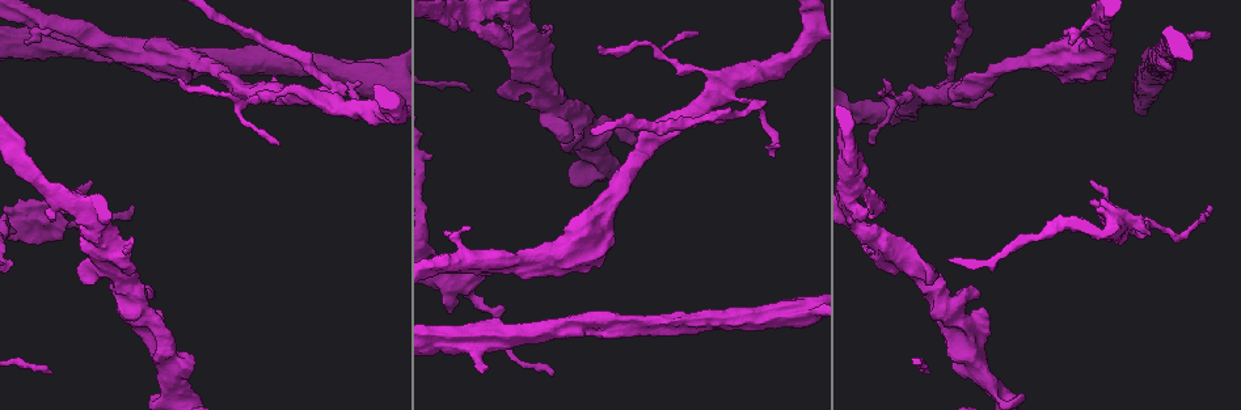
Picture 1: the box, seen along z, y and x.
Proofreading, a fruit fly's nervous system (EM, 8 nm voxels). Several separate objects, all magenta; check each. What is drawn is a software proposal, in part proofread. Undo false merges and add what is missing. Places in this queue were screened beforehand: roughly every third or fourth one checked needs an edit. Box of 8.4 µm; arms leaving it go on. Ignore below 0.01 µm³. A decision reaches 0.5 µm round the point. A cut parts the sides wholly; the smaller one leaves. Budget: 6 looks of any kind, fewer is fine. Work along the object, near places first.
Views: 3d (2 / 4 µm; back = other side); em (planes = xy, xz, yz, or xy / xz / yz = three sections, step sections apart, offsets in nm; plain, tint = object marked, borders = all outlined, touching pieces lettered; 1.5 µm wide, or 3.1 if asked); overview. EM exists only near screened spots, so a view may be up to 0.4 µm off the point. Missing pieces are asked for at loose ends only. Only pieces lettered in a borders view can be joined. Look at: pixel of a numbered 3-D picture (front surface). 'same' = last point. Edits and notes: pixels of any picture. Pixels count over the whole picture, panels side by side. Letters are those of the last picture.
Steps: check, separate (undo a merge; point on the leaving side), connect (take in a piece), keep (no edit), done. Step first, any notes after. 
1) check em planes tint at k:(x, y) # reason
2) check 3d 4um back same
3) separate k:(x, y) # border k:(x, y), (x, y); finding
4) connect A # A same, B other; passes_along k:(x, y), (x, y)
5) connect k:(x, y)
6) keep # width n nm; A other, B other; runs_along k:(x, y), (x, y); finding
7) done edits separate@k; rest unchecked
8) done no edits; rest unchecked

check 3d 2um at 1:(27, 40) # an open end

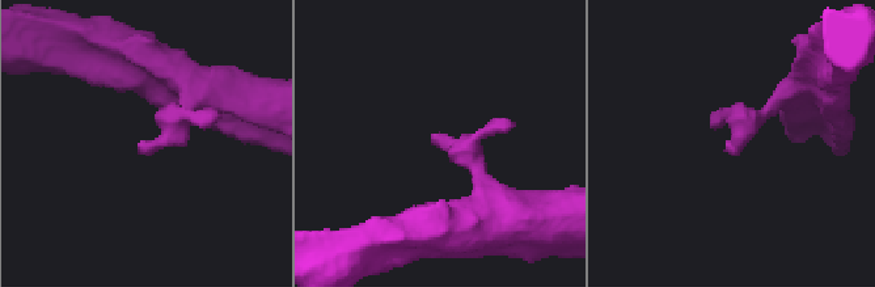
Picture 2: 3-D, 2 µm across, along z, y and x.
check em xy step 8 borders at 2:(140, 145) # need the tissue

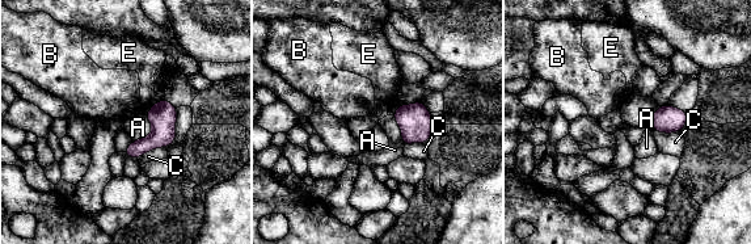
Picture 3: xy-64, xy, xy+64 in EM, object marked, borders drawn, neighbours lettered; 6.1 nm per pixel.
check em xz step 4 borders same

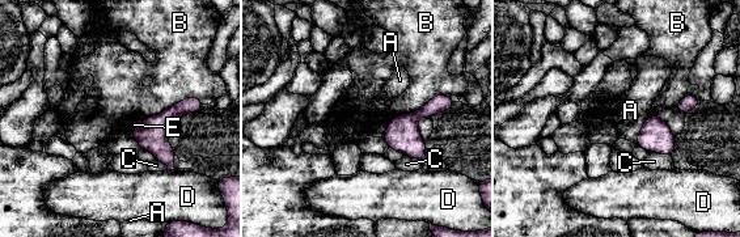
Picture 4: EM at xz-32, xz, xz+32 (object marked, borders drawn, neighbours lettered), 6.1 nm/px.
keep # longest_contact B 380 nm; A other, B other, C other, D other, E other; border 4:(652, 113), (646, 119), (635, 143); no lettered piece goes on from it

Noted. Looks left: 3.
check em planes tint at 1:(89, 180) # thin end

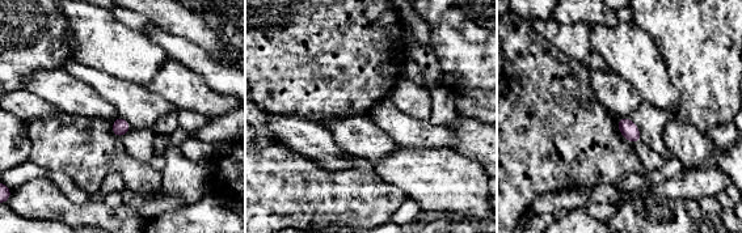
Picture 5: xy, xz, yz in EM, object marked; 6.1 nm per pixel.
check em planes borders same

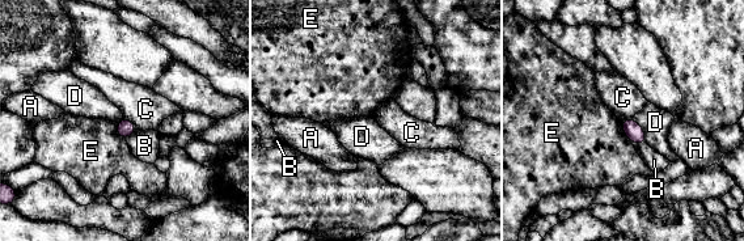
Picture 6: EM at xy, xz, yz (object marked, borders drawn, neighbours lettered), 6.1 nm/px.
keep # A other, B other, C other, D other, E other; border 6:(123, 117), (138, 129); no lettered piece goes on from it

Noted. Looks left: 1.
check em xz step 8 borders at 1:(481, 372) # an open end

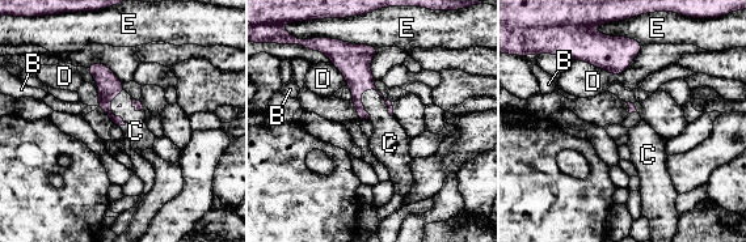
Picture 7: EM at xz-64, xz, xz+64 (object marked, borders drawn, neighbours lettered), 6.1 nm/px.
connect C # longest_contact D 460 nm; B other, C same, D other, E other; it goes on there

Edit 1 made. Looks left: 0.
done edits connect@7; rest unchecked

